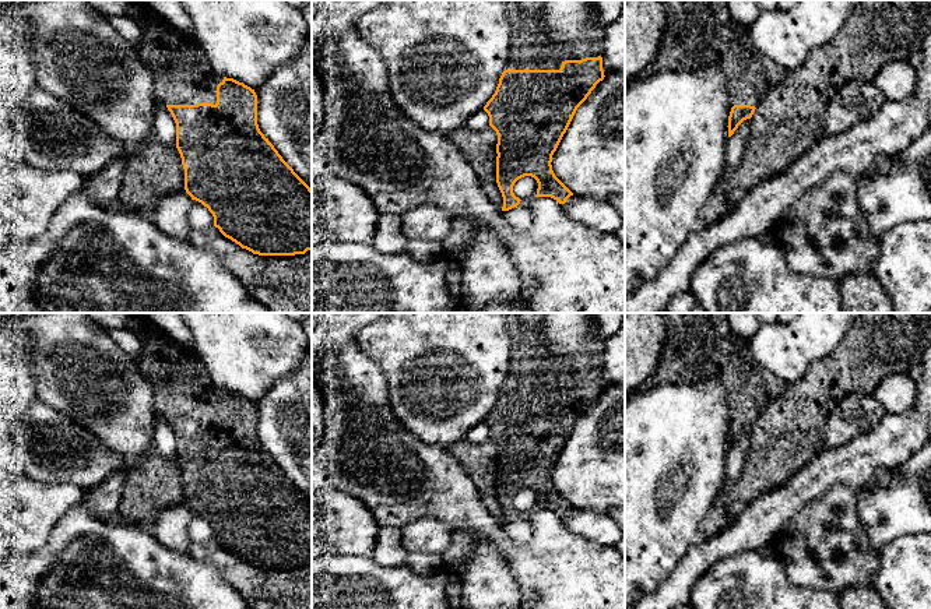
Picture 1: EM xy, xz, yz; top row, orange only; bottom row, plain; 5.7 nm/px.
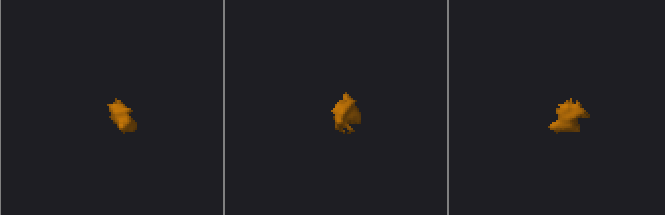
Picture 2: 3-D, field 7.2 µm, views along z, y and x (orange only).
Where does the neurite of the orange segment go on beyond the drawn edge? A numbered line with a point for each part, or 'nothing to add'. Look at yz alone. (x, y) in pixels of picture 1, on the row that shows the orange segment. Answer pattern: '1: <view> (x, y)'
1: yz (698, 32)

